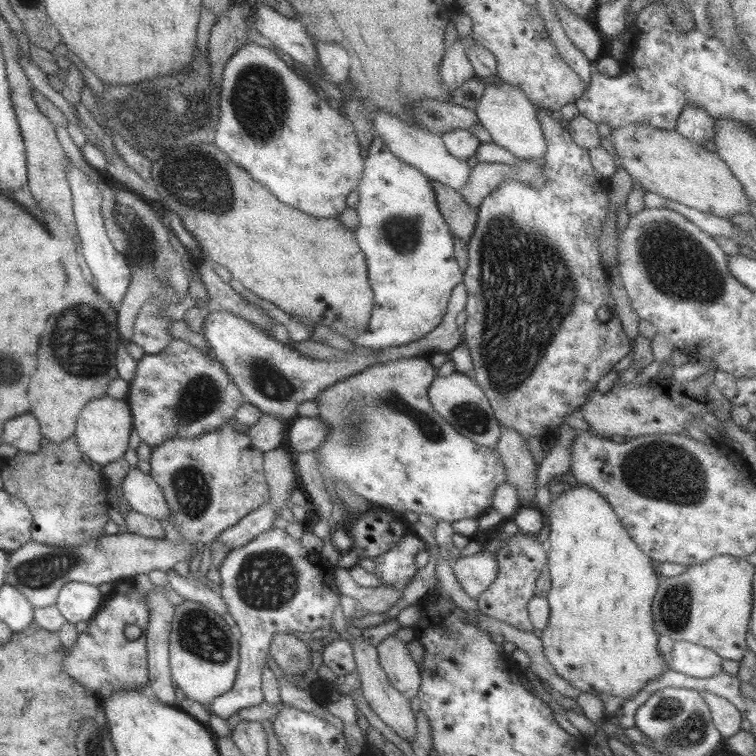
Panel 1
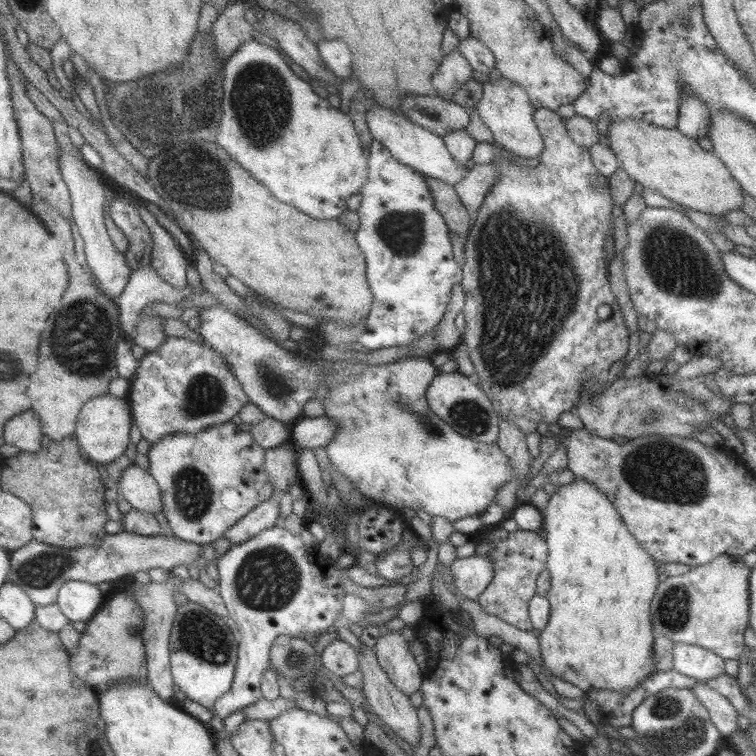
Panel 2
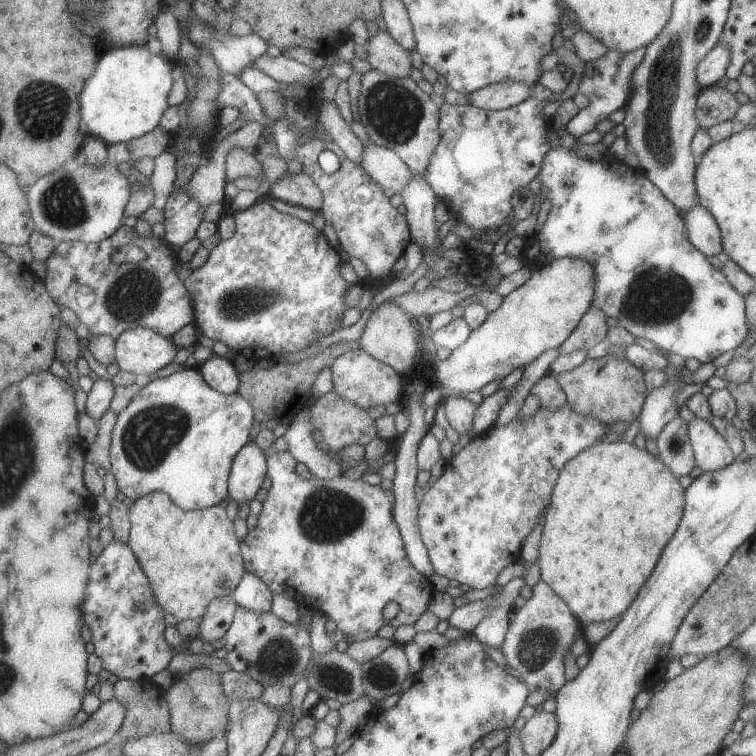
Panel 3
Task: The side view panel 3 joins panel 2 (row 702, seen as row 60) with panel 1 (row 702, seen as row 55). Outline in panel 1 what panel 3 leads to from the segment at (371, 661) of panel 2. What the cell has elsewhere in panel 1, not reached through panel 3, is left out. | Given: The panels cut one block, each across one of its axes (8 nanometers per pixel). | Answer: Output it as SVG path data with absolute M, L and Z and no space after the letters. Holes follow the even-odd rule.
M359 636L353 640L352 652L355 662L355 671L359 673L360 694L365 699L369 708L387 725L393 729L393 732L401 738L412 743L415 739L415 714L412 713L410 702L405 697L401 697L399 692L390 684L390 680L381 669L378 662L376 648L369 644L365 638Z

